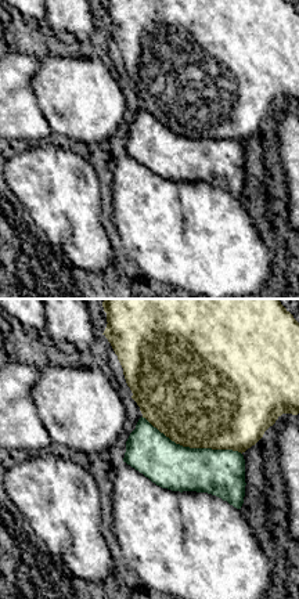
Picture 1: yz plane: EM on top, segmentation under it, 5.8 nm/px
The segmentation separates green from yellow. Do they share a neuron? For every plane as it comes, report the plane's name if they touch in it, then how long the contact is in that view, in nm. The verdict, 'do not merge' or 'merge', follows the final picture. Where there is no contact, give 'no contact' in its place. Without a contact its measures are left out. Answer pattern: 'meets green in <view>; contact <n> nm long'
meets green in yz; contact 600 nm long

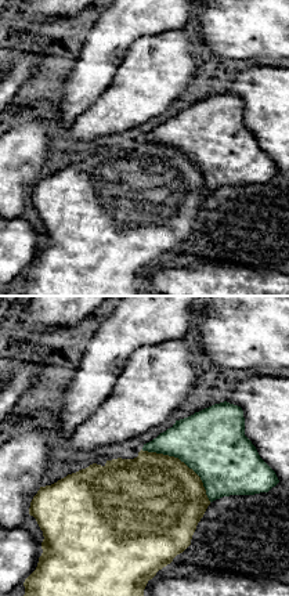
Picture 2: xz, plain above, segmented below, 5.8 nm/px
meets green in xz; contact 500 nm long

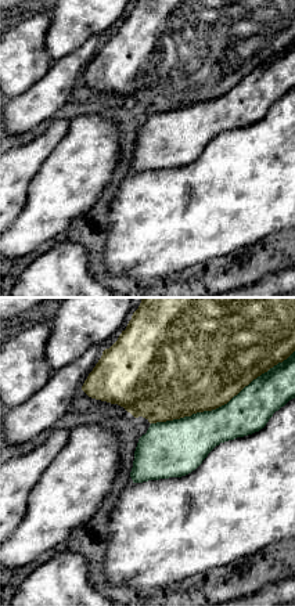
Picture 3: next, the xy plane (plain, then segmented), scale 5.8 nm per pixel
meets green in xy; contact 950 nm long

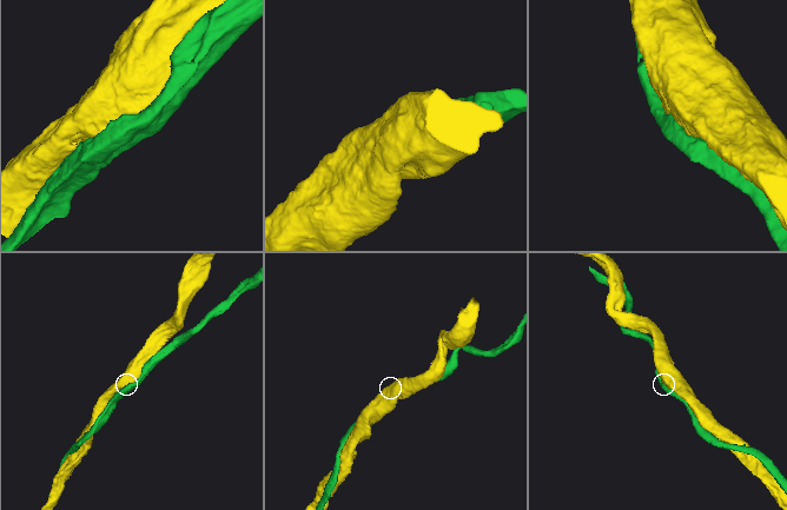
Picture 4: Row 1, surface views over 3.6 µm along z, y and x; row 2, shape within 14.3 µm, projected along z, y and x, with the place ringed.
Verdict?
do not merge

